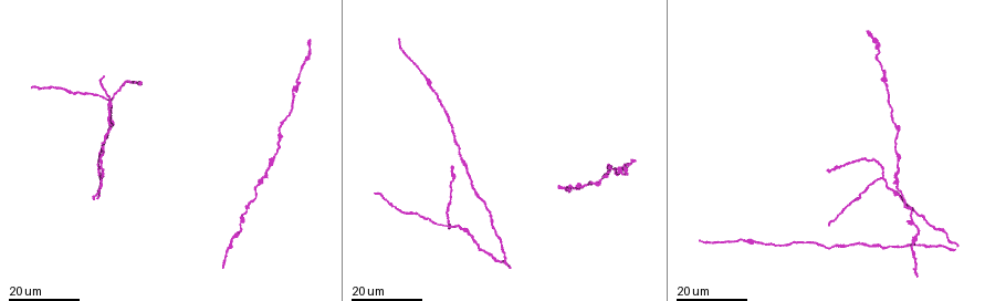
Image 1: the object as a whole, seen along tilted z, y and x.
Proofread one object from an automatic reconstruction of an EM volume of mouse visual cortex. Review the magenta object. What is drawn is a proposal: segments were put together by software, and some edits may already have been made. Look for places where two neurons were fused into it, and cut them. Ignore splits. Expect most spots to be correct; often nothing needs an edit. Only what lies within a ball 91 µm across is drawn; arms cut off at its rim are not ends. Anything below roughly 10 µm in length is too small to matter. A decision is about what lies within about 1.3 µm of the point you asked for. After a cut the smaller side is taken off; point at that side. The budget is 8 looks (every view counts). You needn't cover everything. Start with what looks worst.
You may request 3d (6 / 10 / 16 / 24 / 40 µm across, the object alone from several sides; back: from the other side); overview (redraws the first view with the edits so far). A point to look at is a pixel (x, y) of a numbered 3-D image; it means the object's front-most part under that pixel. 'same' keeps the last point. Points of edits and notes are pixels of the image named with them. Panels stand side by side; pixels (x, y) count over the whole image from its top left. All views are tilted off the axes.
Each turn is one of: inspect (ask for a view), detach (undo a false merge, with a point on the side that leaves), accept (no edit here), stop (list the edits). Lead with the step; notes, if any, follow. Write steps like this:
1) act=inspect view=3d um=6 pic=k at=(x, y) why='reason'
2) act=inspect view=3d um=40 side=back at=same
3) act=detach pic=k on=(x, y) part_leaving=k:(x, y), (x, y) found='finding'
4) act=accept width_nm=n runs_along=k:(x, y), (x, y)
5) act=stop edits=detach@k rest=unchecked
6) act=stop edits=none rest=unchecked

act=inspect view=3d um=16 pic=1 at=(895, 191) why='sudden change in width'

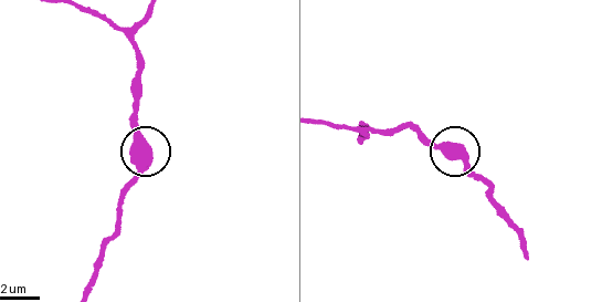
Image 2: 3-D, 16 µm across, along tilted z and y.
act=inspect view=3d um=6 pic=2 at=(138, 137)

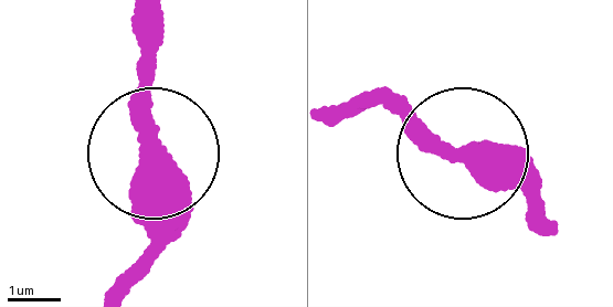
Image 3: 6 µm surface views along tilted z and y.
act=inspect view=3d um=6 side=back pic=3 at=(157, 152)

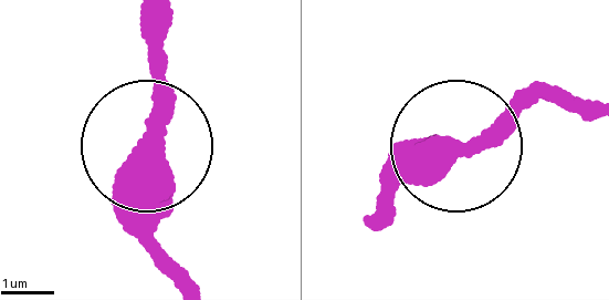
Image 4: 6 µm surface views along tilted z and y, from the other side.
act=accept runs_along=4:(367, 217), (419, 159), (560, 92) found='one neuron here'

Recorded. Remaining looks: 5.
act=inspect view=3d um=16 pic=1 at=(881, 179) why='three arms meet'

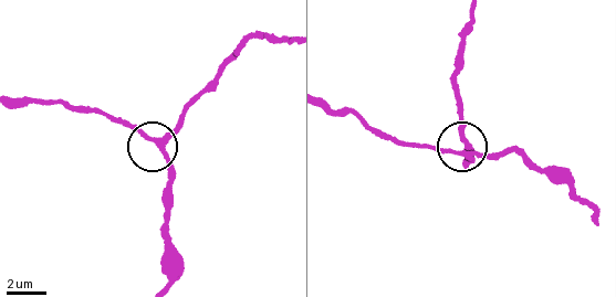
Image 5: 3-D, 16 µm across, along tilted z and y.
act=inspect view=3d um=6 pic=5 at=(162, 139)

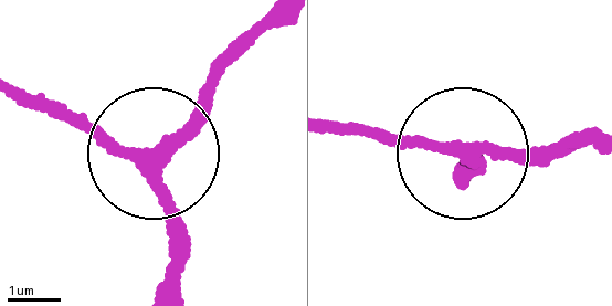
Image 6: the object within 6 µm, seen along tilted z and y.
act=inspect view=3d um=6 side=back pic=6 at=(154, 157)

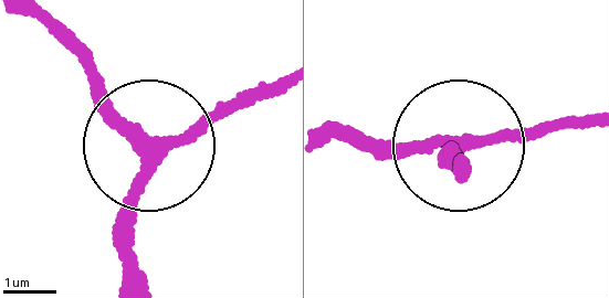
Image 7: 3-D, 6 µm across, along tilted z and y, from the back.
act=accept side_arm_um=24 runs_along=7:(329, 140), (395, 156), (458, 146), (451, 165) found='continuous, no second neuron'

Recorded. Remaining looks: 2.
act=inspect view=3d um=16 pic=1 at=(913, 219) why='side arm on a straight run'

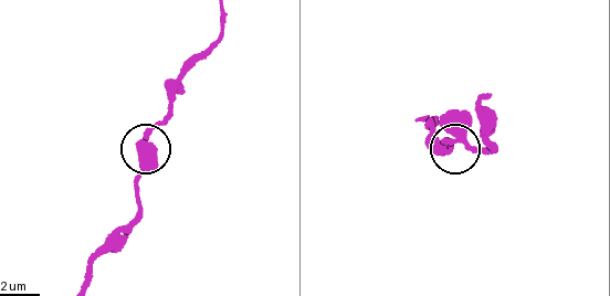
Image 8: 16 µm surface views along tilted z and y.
act=inspect view=3d um=10 pic=8 at=(143, 155)

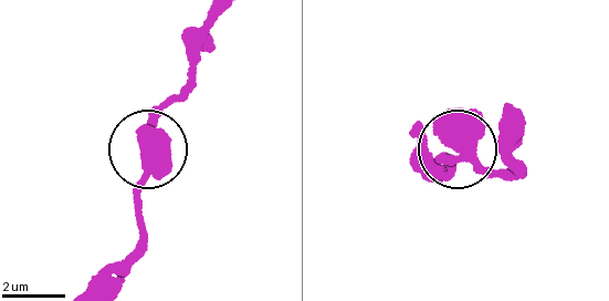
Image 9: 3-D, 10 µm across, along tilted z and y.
act=accept arms=3 found='all the same neuron'

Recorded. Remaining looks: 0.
act=stop edits=none rest=unchecked

